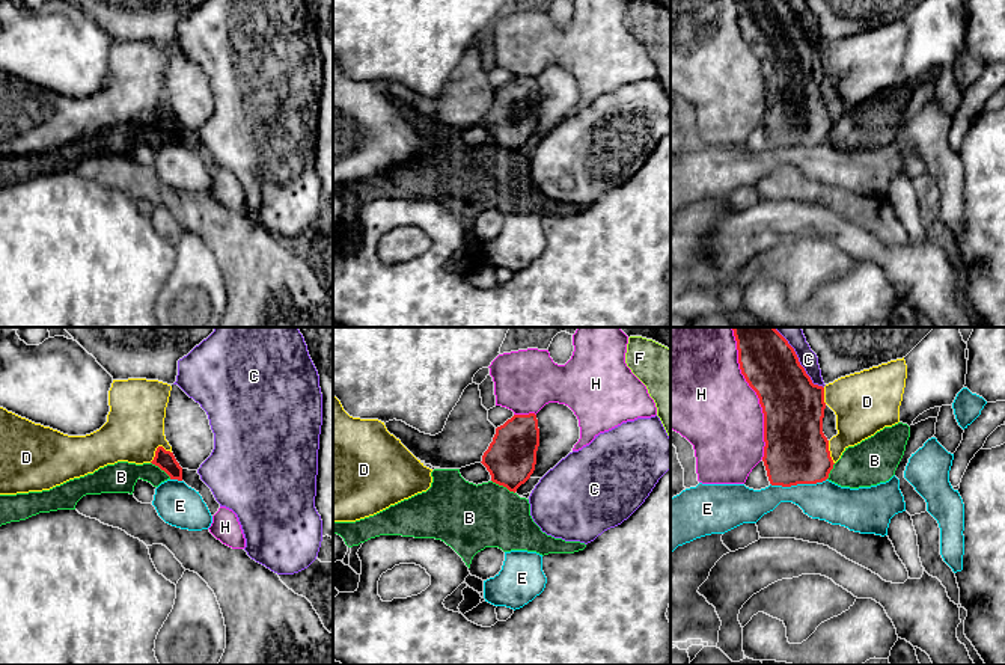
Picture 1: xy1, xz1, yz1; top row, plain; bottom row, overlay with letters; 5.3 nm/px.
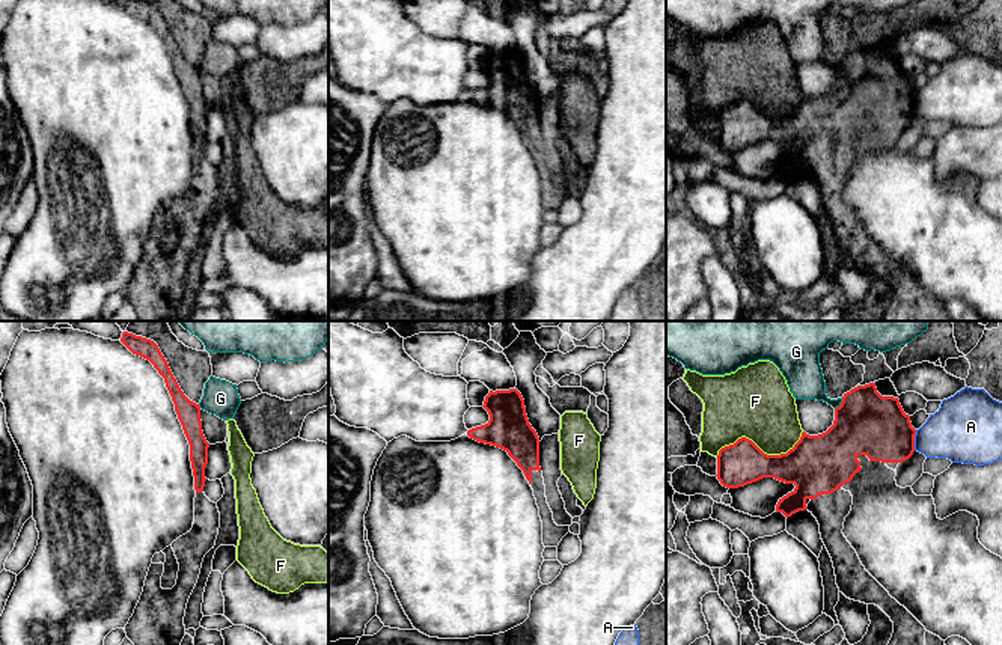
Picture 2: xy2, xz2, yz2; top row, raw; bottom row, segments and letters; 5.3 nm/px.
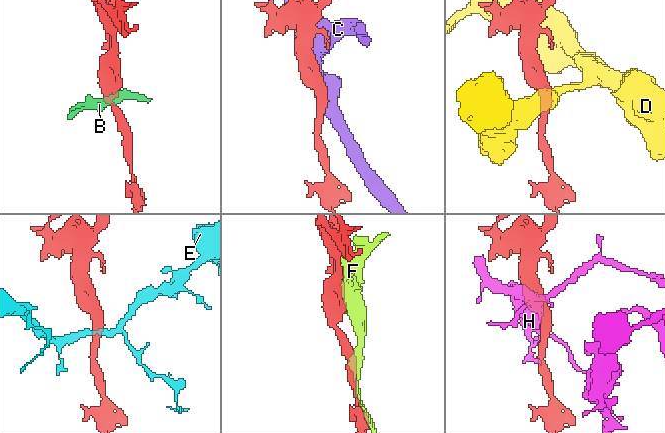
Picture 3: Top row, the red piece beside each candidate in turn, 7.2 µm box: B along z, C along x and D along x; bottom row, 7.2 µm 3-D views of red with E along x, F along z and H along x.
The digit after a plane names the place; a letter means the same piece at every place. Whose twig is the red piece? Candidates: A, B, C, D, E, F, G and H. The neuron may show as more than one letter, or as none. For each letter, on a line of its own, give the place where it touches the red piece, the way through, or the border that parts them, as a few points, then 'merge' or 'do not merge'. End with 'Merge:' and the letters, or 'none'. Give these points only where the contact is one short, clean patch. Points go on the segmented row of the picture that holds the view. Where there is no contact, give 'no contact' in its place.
A: yz2 (913, 440) | do not merge
B: xz1 (504, 486) | along xz1 (491, 480), (514, 493) | do not merge
C: yz1 (797, 361) | do not merge
D: xy1 (157, 448) | do not merge
E: yz1 (797, 483) | along yz1 (826, 478), (817, 483), (790, 486), (770, 484) | do not merge
F: yz2 (760, 449) | do not merge
G: yz2 (841, 404) | do not merge
H: yz1 (757, 394) | do not merge
Merge: none

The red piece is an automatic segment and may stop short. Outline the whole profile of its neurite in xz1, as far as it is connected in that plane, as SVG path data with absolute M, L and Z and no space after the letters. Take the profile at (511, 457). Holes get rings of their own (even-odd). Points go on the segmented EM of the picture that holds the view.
M514 415L496 428L493 442L481 463L490 472L493 483L515 493L535 470L538 446L536 415Z

